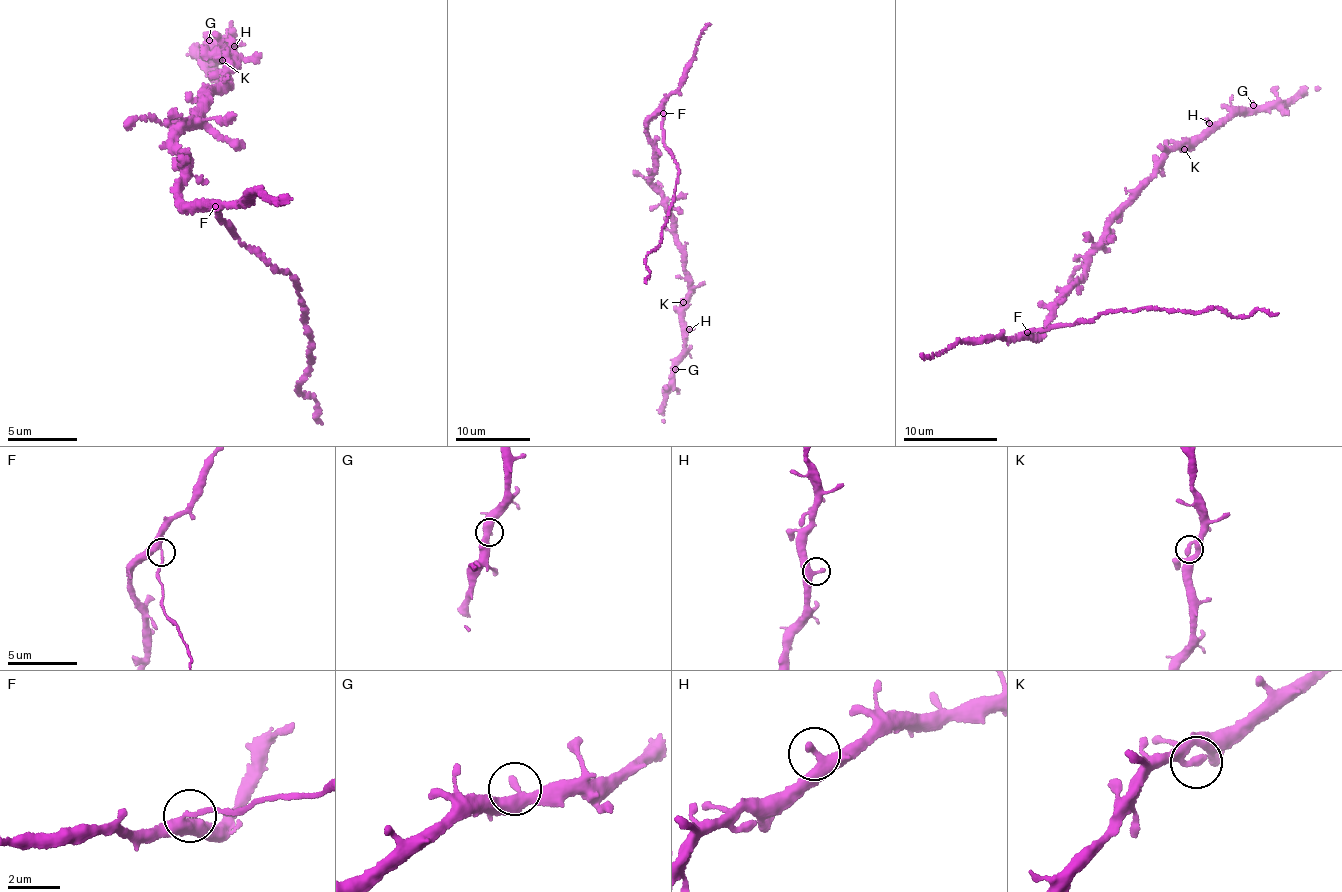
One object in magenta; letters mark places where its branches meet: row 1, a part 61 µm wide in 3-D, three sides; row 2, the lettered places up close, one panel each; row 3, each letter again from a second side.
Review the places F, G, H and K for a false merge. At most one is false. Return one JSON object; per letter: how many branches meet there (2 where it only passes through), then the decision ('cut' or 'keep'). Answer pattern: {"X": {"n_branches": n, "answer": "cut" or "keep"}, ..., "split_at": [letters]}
{"F": {"n_branches": 3, "answer": "cut"}, "G": {"n_branches": 2, "answer": "keep"}, "H": {"n_branches": 3, "answer": "keep"}, "K": {"n_branches": 3, "answer": "keep"}, "split_at": ["F"]}

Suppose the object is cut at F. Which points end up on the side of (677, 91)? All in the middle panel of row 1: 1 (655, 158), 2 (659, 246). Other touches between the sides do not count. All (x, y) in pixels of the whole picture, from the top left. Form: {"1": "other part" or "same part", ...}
{"1": "same part", "2": "other part"}

